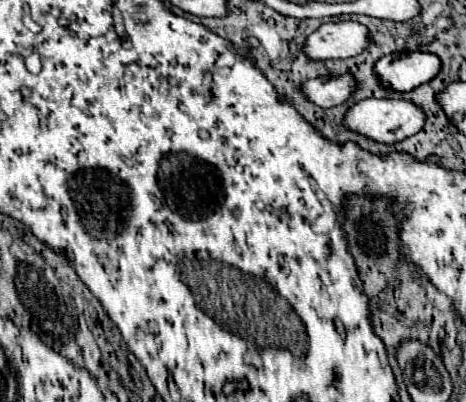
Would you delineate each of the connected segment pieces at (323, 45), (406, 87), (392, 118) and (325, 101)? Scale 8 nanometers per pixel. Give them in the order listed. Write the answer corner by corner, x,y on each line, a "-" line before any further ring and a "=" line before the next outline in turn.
355,21
325,23
311,33
303,45
303,53
311,61
349,59
359,55
369,43
369,33
=
391,53
375,63
375,75
381,87
405,93
431,81
439,67
439,57
429,53
=
363,99
355,105
351,105
343,117
343,125
349,131
355,131
371,141
385,143
385,145
395,145
411,135
415,135
425,123
425,115
419,107
415,107
409,101
399,101
399,99
=
351,75
343,77
321,77
321,79
309,79
299,85
305,99
321,109
329,109
335,105
341,105
355,89
355,81

